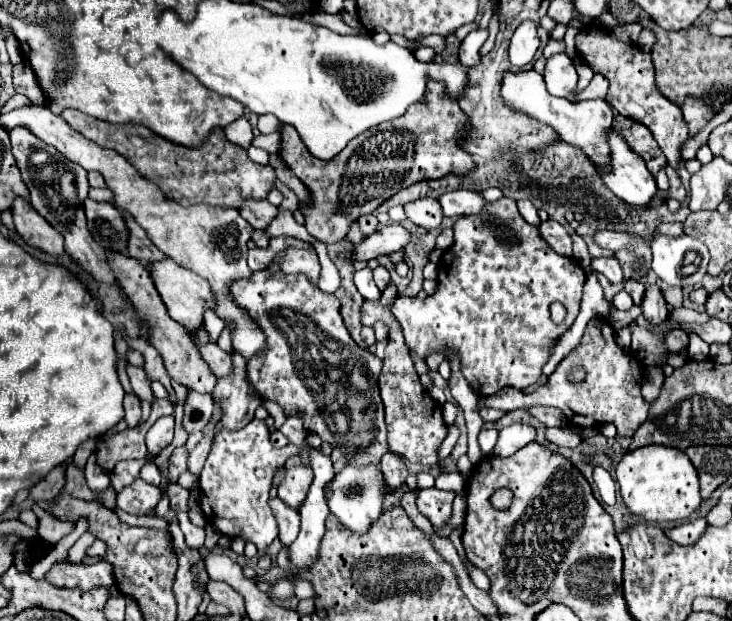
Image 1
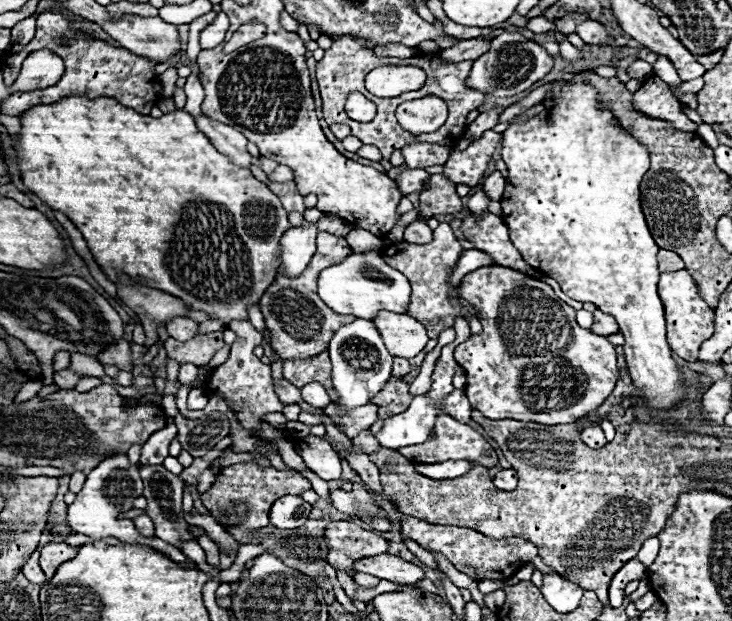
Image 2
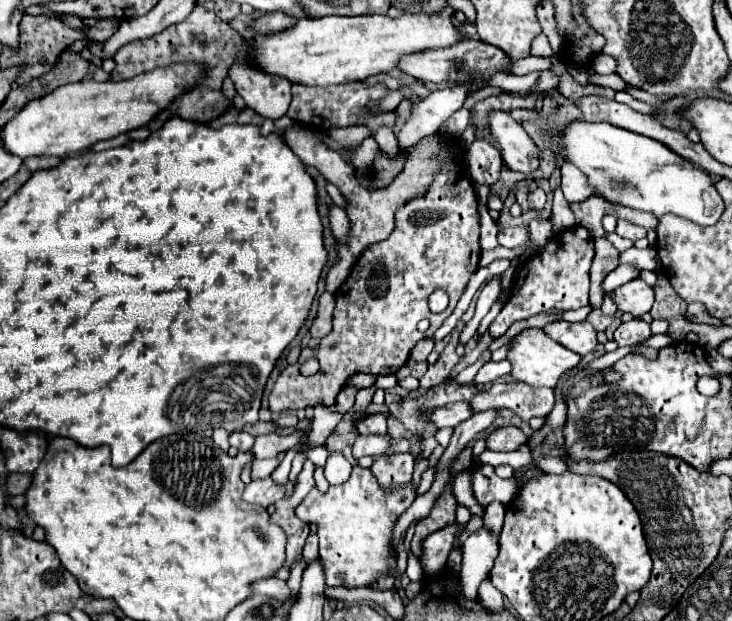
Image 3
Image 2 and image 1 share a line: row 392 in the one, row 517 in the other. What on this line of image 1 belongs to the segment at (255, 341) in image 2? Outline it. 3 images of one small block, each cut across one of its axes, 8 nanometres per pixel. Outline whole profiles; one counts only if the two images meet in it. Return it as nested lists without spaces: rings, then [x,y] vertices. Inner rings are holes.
[[[252,420],[240,430],[218,430],[200,472],[200,508],[206,520],[224,536],[240,536],[246,542],[254,542],[258,552],[264,554],[278,536],[278,524],[268,506],[268,492],[274,484],[274,474],[290,456],[300,456],[300,448],[294,444],[274,448],[262,420]],[[178,512],[178,524],[186,536],[186,544],[194,546],[194,548],[202,548],[204,546],[204,528],[196,528],[190,520],[188,520],[188,512]]]

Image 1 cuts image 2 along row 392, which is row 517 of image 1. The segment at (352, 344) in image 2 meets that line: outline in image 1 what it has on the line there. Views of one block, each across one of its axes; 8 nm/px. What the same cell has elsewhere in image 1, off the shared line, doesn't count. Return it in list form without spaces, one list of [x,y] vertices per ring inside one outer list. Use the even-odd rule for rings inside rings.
[[[348,464],[338,476],[332,480],[332,496],[328,498],[330,512],[340,518],[344,526],[352,532],[366,532],[370,524],[382,514],[382,500],[384,500],[384,476],[378,466],[364,466],[356,468]]]

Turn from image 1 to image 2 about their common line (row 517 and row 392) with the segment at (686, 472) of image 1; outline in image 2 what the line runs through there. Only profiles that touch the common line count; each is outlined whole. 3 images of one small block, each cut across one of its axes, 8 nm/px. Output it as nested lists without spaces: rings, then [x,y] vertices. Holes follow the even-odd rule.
[[[564,74],[560,80],[556,80],[554,90],[550,94],[546,94],[542,104],[544,104],[542,114],[536,114],[534,118],[526,120],[522,124],[510,126],[504,132],[504,138],[502,138],[502,160],[508,166],[508,178],[506,178],[506,190],[504,190],[504,196],[500,200],[500,204],[502,204],[502,220],[506,222],[506,226],[510,230],[510,240],[522,252],[524,260],[530,266],[534,266],[536,270],[540,270],[540,272],[548,274],[550,278],[554,278],[562,286],[566,296],[570,296],[570,298],[574,298],[578,302],[592,302],[592,304],[596,304],[598,310],[602,310],[606,314],[612,314],[616,318],[616,322],[620,324],[620,332],[624,334],[624,346],[622,348],[624,348],[626,366],[628,366],[628,372],[632,376],[634,388],[640,390],[640,398],[642,398],[646,410],[670,410],[670,408],[676,408],[678,404],[682,404],[686,400],[688,384],[684,382],[684,374],[678,368],[676,360],[672,358],[672,350],[670,350],[670,346],[666,342],[664,306],[662,306],[662,302],[658,298],[658,290],[656,290],[658,274],[660,274],[656,254],[658,254],[660,248],[656,246],[654,238],[650,236],[650,230],[646,226],[646,218],[644,218],[642,208],[640,208],[640,180],[646,174],[648,164],[650,164],[648,150],[640,142],[636,142],[636,138],[626,134],[624,128],[620,128],[620,124],[614,122],[614,114],[610,110],[598,106],[596,90],[588,82],[578,78],[578,74]],[[566,80],[572,80],[572,84],[564,86]]]

